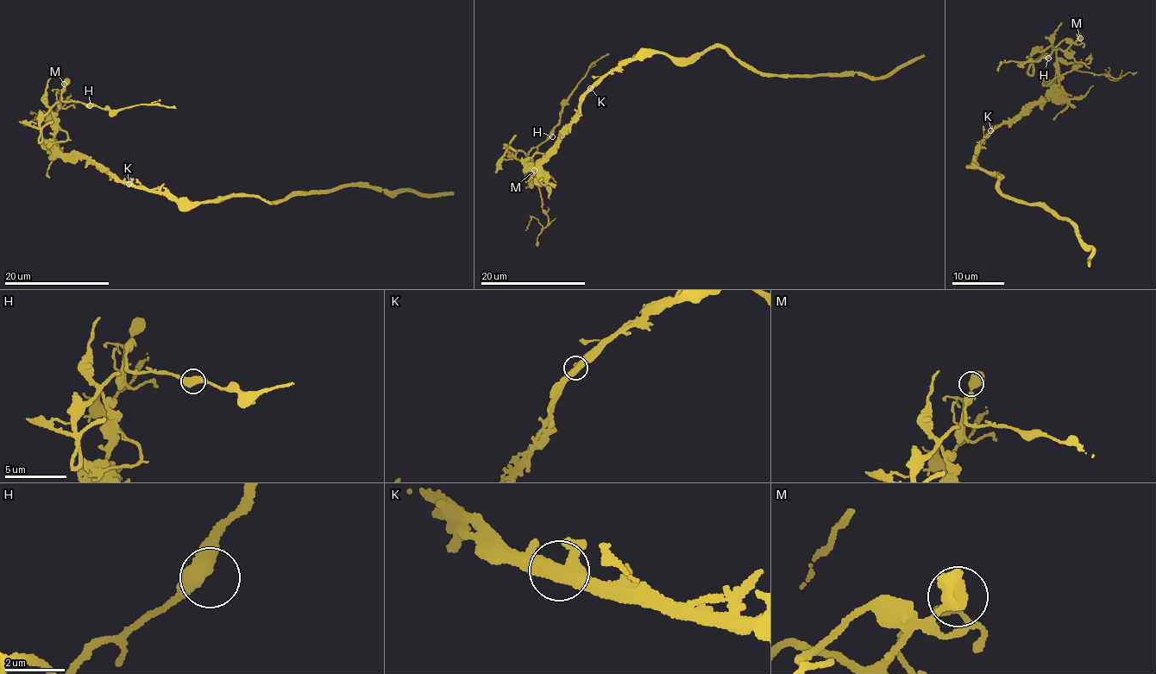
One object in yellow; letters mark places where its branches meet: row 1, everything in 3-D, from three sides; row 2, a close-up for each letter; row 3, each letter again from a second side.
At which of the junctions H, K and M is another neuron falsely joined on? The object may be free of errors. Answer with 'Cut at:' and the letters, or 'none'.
Cut at: K

